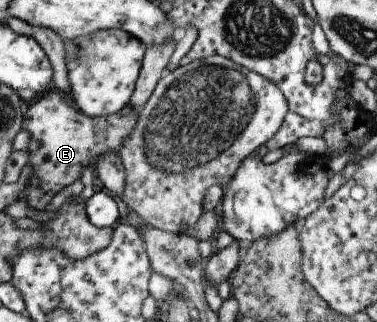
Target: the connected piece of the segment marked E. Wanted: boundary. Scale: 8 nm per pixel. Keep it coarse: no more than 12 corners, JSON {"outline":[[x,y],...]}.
{"outline":[[54,88],[24,105],[32,174],[18,200],[55,194],[119,150],[138,110],[87,116]]}

